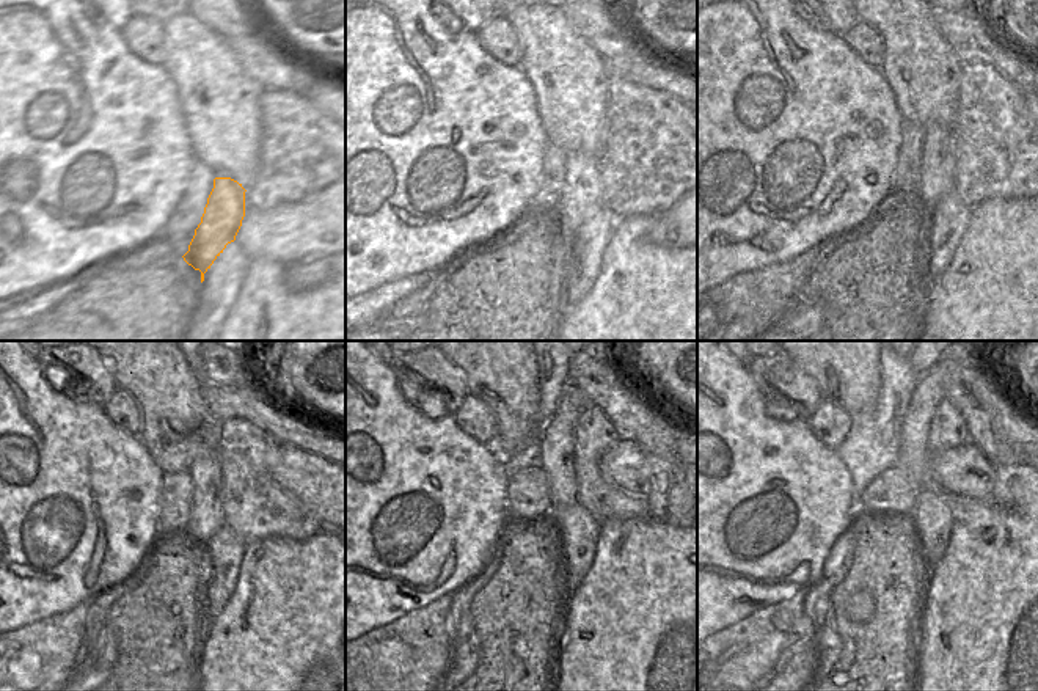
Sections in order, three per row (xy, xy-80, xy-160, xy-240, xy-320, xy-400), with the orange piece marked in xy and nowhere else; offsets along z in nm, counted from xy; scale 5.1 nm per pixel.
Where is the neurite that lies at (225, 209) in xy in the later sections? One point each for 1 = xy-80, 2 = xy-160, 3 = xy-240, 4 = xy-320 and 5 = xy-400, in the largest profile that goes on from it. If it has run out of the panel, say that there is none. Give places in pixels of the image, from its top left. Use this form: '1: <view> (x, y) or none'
1: xy-80 (580, 198)
2: xy-160 (936, 179)
3: xy-240 (206, 517)
4: xy-320 (556, 443)
5: xy-400 (913, 453)

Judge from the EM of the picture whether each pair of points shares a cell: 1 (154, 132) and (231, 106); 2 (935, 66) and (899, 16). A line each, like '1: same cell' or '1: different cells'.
1: different cells
2: same cell

